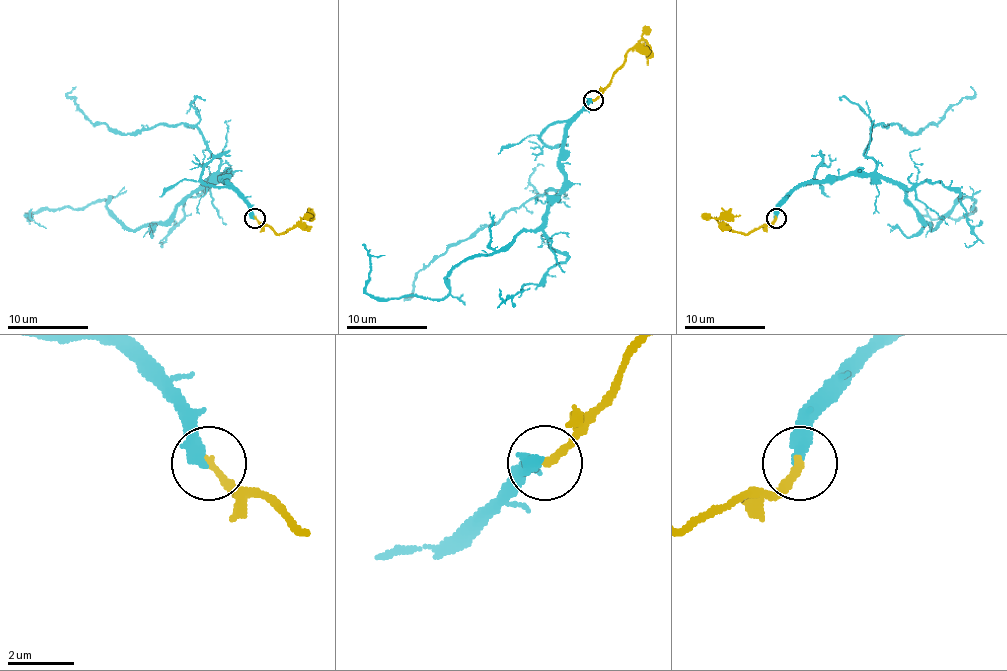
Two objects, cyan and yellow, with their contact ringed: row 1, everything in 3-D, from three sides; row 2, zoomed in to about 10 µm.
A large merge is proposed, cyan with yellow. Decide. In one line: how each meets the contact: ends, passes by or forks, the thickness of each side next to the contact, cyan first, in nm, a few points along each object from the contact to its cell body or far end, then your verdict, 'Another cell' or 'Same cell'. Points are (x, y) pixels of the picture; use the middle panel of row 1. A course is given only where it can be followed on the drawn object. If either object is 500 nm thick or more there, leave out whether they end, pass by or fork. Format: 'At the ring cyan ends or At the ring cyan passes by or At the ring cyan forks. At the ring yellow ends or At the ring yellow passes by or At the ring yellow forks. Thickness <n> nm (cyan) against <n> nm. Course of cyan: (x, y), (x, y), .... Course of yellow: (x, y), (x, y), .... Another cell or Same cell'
At the ring cyan ends. At the ring yellow ends. Thickness 400 nm (cyan) against 240 nm. Course of cyan: (592, 101), (565, 131), (563, 192), (547, 218), (506, 247), (466, 257), (444, 297), (373, 297), (363, 244). Course of yellow: (594, 101), (626, 54), (642, 40), (646, 44), (648, 64). Another cell

